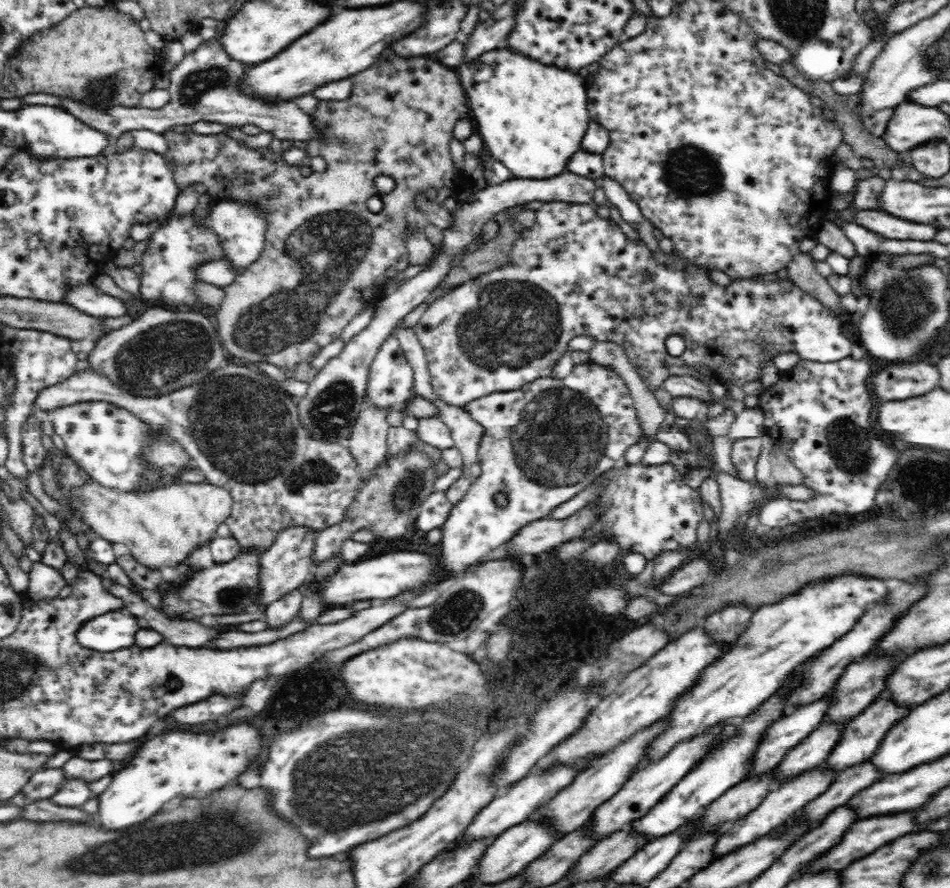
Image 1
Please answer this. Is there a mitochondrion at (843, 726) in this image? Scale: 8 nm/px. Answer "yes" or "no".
no

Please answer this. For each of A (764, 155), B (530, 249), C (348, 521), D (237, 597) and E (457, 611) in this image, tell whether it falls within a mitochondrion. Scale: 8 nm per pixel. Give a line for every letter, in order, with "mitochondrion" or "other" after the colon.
A: other
B: other
C: other
D: mitochondrion
E: mitochondrion

